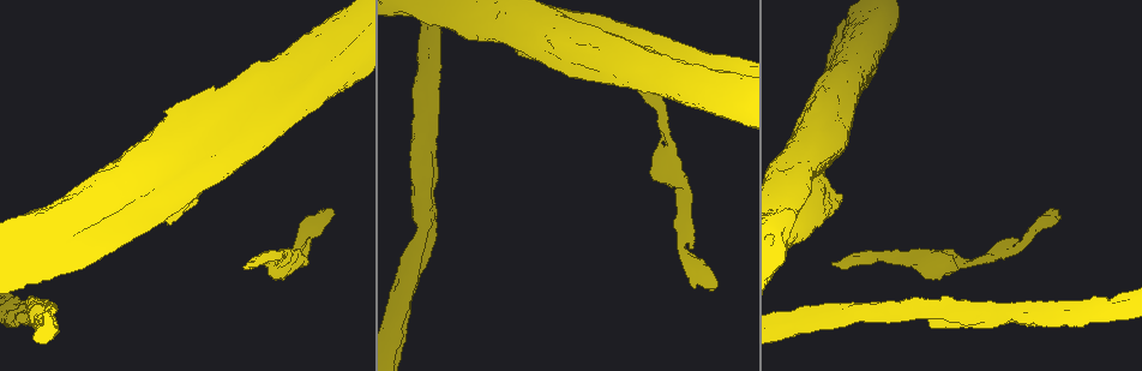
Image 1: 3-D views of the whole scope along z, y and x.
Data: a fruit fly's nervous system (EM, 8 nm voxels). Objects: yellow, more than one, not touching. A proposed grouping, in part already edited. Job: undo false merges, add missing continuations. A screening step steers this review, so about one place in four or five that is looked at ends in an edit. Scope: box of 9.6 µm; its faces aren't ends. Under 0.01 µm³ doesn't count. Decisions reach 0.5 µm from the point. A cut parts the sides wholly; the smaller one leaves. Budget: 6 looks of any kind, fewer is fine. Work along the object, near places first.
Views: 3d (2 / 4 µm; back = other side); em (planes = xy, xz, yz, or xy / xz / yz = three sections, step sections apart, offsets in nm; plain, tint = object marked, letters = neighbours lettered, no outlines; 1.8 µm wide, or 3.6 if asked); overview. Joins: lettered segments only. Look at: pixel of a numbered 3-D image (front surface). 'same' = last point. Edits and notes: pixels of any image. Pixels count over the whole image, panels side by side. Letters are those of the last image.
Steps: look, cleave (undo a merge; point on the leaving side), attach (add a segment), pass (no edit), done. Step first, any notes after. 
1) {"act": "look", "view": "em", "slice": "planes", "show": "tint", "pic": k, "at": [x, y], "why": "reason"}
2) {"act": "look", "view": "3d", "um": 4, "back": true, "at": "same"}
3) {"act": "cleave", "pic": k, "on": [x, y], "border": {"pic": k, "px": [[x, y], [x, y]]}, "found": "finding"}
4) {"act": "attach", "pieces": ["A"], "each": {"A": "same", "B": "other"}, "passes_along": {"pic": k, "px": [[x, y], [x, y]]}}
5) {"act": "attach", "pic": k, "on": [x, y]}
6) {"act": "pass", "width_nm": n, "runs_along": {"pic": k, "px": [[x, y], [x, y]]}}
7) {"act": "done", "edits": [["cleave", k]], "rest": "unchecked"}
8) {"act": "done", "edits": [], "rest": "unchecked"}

{"act": "look", "view": "3d", "um": 4, "pic": 1, "at": [658, 143], "why": "an open end"}

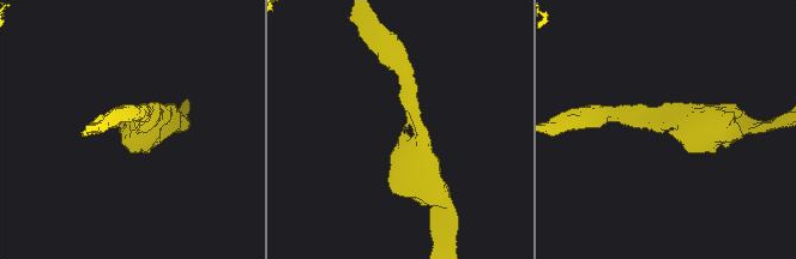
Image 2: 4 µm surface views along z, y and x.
{"act": "look", "view": "em", "um": 3.6, "slice": "planes", "show": "letters", "pic": 2, "at": [405, 133], "why": "now the EM"}

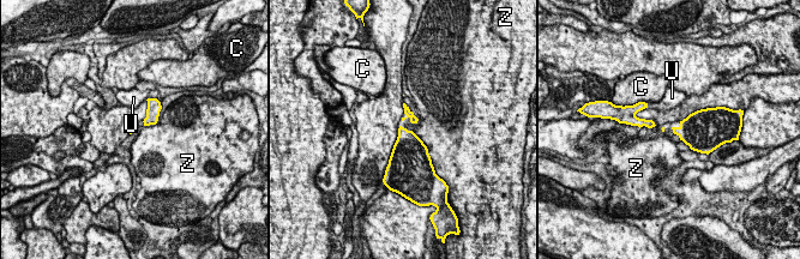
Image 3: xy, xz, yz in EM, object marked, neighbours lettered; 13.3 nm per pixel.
{"act": "pass", "each": {"C": "other", "U": "other", "Z": "other"}, "found": "no lettered segment goes on from it"}

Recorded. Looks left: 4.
{"act": "look", "view": "3d", "um": 2, "pic": 1, "at": [1015, 241], "why": "branch stops here"}

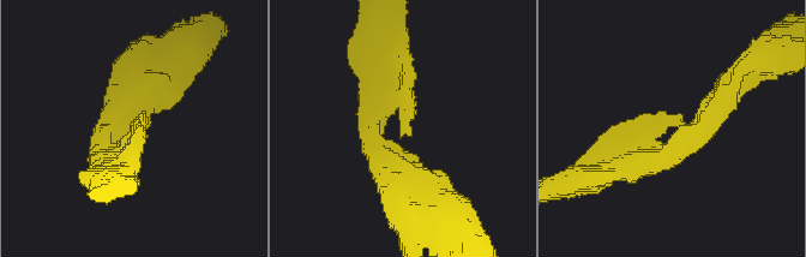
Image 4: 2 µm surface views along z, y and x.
{"act": "look", "view": "em", "slice": "yz", "step": 4, "show": "letters", "pic": 4, "at": [413, 115], "why": "shape alone is not enough"}

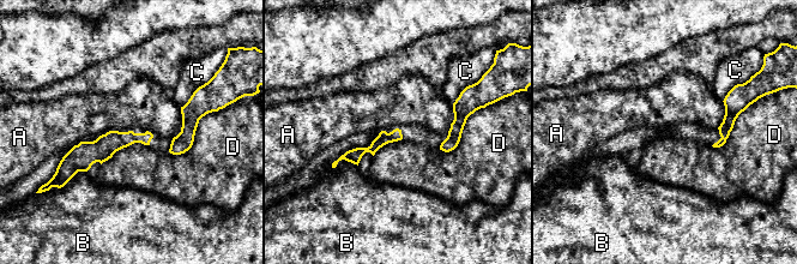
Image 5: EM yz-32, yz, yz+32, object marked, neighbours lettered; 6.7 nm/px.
{"act": "look", "view": "em", "slice": "planes", "show": "letters", "at": "same"}

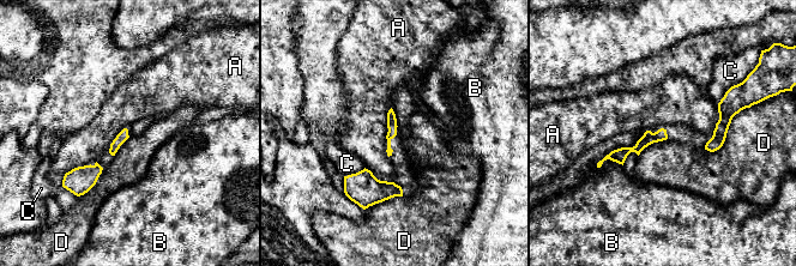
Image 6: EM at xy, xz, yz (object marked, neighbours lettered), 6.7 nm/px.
{"act": "pass", "each": {"A": "other", "B": "other", "C": "other", "D": "other"}, "border": {"pic": 6, "px": [[743, 109], [724, 143], [705, 150]]}, "found": "no lettered segment goes on from it"}

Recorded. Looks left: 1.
{"act": "done", "edits": [], "rest": "unchecked"}

